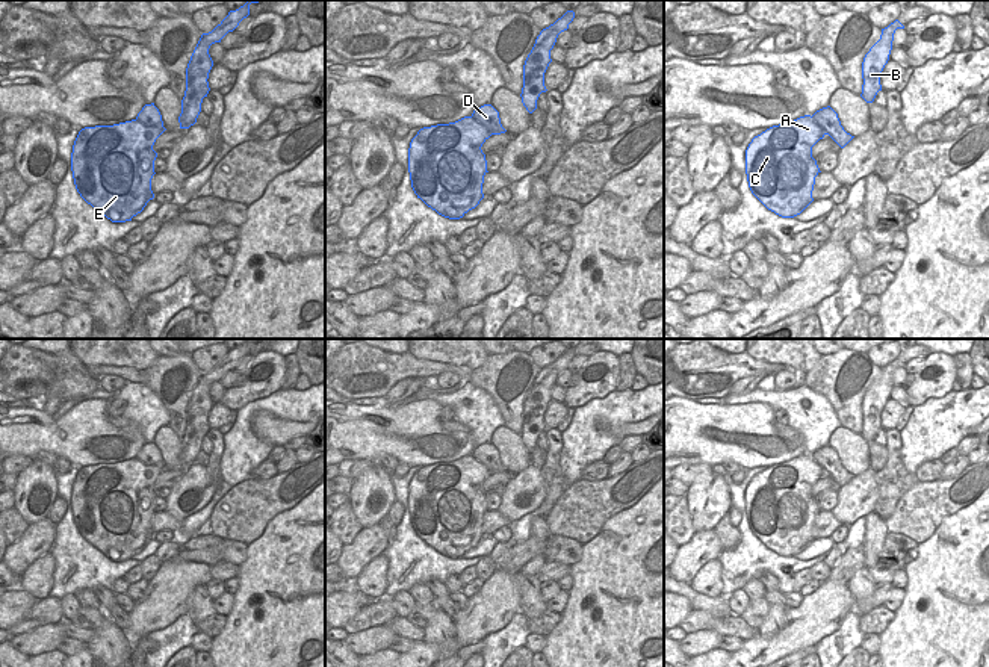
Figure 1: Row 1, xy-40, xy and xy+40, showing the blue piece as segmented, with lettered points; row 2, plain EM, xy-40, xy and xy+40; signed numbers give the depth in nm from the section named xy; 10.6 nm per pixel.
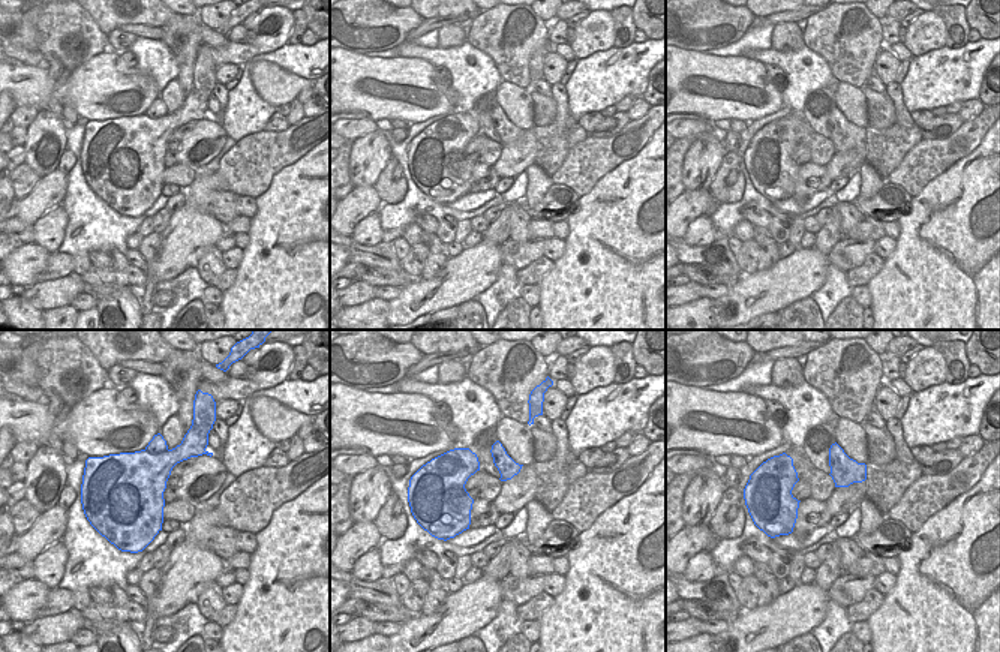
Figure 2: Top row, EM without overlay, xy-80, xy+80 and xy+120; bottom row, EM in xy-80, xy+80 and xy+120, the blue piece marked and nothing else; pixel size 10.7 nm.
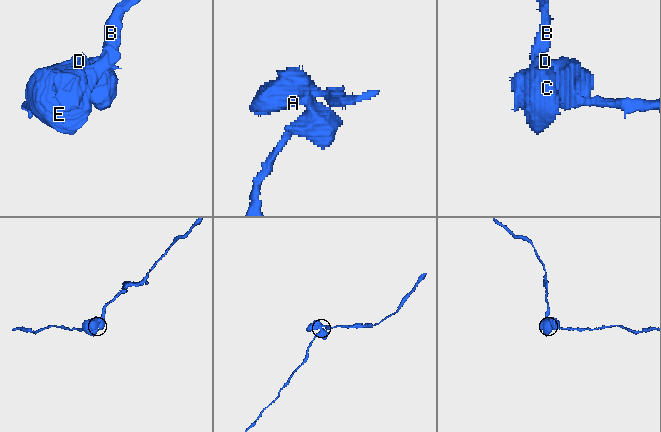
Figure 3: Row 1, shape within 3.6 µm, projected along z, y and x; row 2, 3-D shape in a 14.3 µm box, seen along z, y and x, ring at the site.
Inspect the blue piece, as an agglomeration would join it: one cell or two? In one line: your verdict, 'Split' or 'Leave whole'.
Split.

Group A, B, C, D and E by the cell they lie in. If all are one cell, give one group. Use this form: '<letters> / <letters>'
A B C E / D

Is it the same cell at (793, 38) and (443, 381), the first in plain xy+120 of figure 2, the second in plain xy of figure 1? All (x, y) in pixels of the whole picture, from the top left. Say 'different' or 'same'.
same

